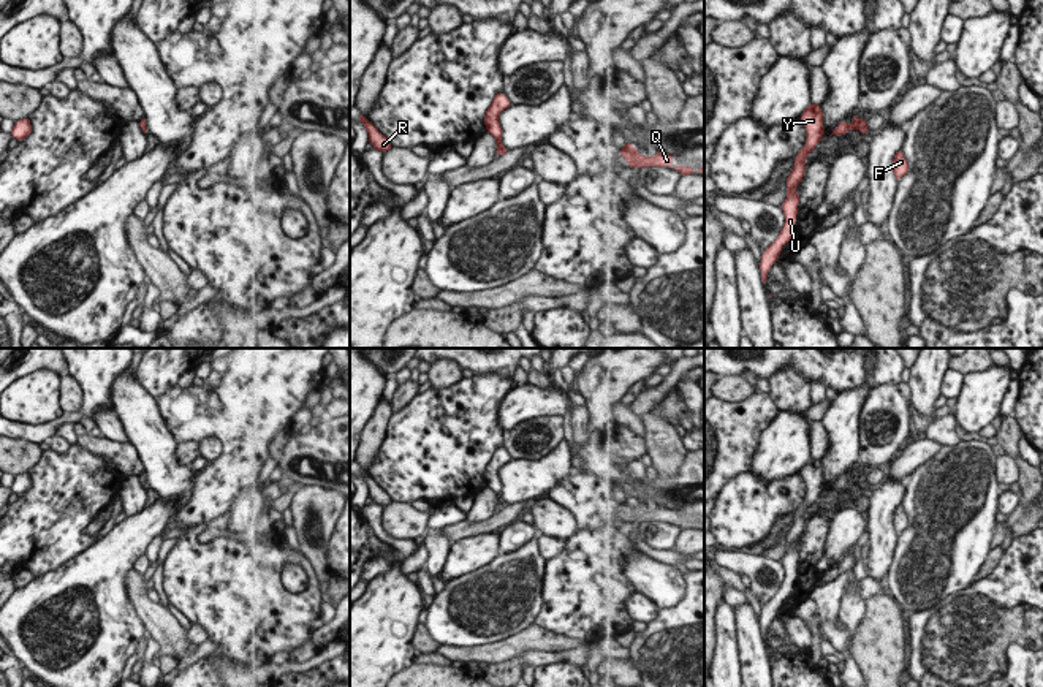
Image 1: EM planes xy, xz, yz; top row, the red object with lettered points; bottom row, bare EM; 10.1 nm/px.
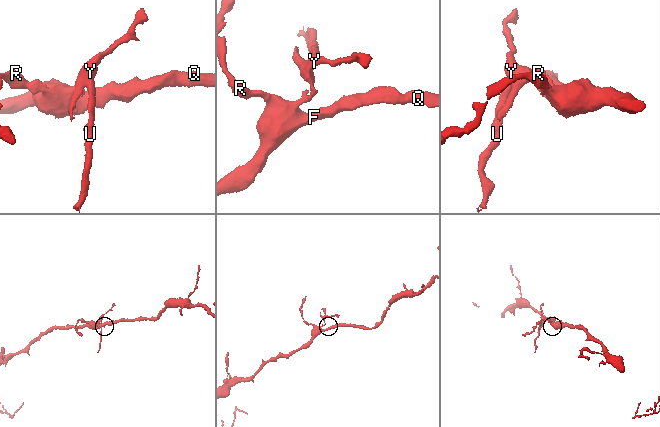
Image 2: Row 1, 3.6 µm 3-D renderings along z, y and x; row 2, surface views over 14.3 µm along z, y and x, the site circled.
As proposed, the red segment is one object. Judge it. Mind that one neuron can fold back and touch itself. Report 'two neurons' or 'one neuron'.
two neurons

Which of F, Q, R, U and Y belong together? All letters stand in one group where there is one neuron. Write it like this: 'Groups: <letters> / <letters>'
Groups: F Q R / U Y

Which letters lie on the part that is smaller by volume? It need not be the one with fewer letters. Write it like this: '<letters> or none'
U, Y

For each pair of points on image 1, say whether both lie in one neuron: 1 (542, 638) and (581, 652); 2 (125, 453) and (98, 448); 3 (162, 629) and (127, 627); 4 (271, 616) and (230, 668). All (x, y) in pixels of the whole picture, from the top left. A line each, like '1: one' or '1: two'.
1: two
2: one
3: two
4: two

